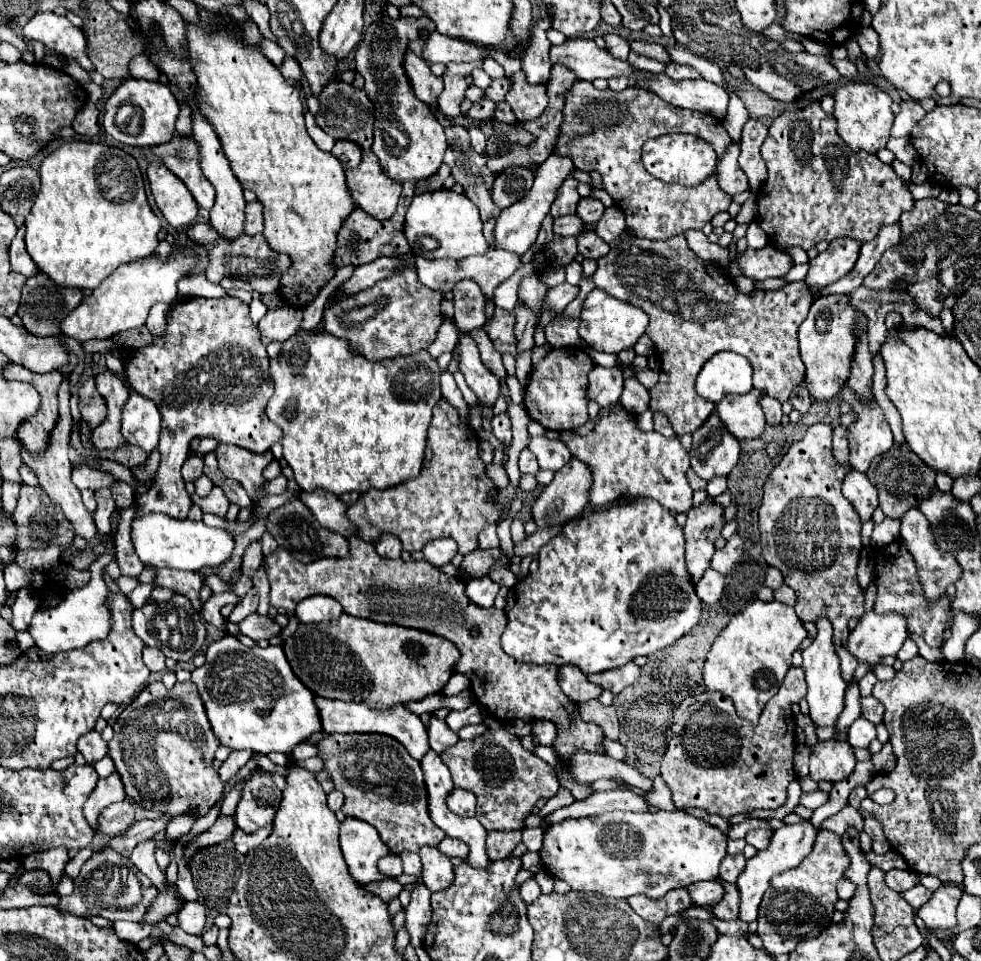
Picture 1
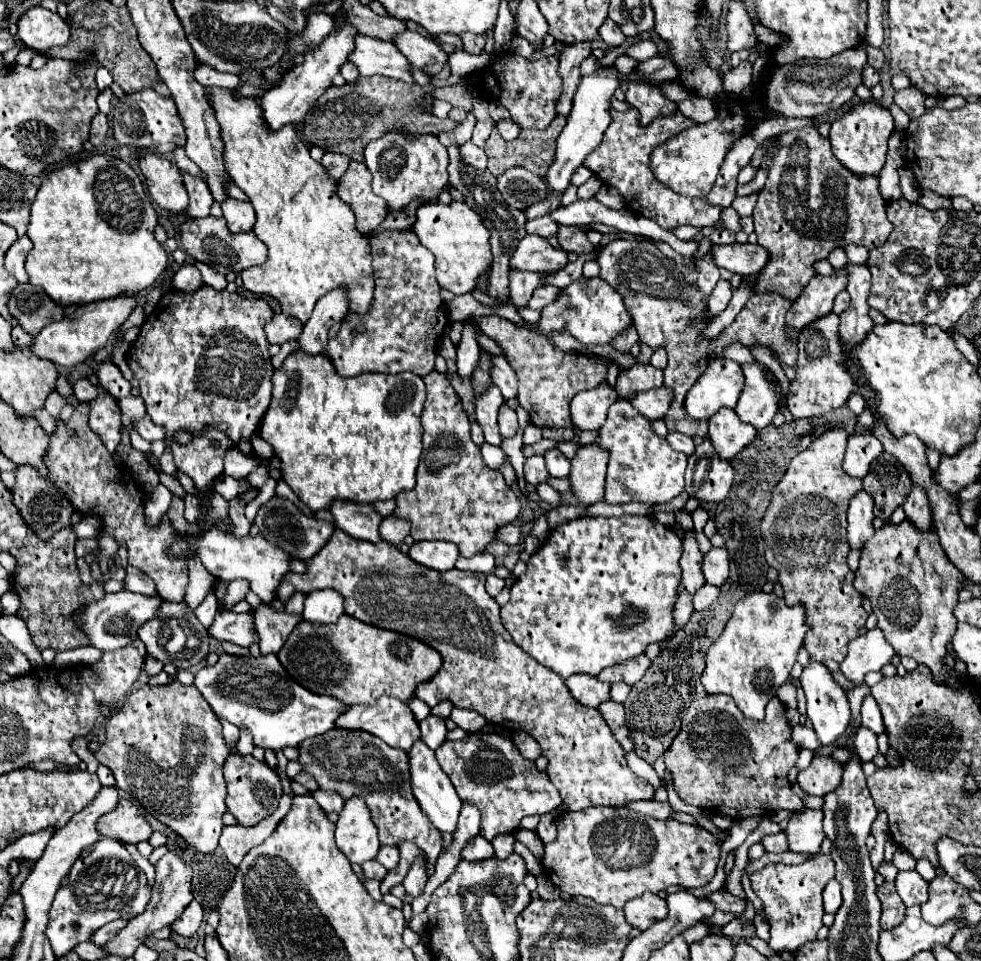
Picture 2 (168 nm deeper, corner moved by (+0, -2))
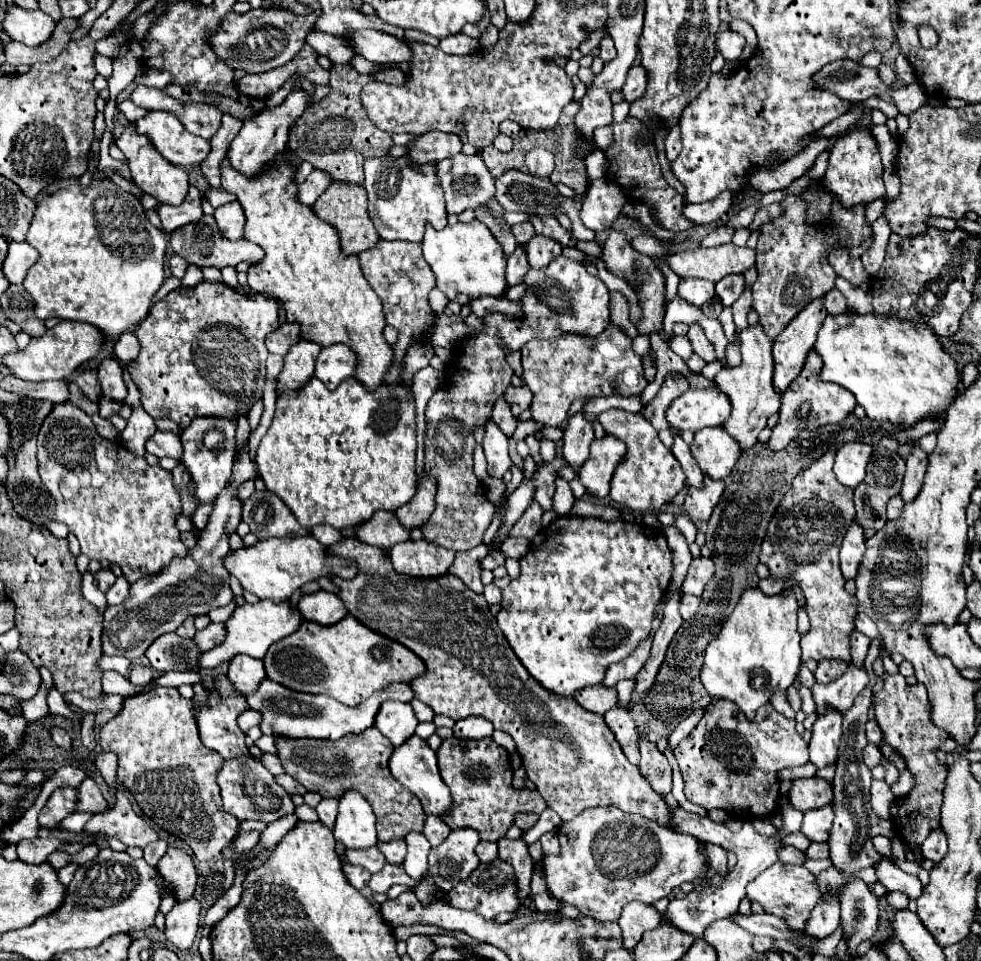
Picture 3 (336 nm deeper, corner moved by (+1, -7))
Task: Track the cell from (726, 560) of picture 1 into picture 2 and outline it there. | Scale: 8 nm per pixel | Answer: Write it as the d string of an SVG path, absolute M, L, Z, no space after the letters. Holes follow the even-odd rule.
M711 548L705 554L705 562L703 562L703 570L705 570L705 578L709 584L715 586L723 586L723 582L727 580L729 574L729 552L727 548Z

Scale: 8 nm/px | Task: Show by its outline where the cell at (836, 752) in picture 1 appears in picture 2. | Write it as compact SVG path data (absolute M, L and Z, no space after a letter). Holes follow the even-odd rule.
M815 756L811 766L799 772L797 782L807 794L825 796L841 784L841 778L843 778L841 762L837 762L833 756Z

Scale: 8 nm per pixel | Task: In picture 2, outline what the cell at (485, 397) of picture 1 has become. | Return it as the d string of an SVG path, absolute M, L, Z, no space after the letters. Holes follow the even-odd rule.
M495 384L487 386L485 392L481 392L481 394L475 394L477 422L481 424L481 428L485 432L485 440L493 446L499 446L503 440L497 430L497 412L503 402L505 402L505 398L501 396L501 390L497 390Z

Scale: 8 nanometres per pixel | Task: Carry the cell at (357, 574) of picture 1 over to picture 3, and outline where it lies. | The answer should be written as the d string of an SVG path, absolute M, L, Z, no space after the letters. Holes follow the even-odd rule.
M354 537L342 539L340 543L332 545L330 551L340 557L352 557L358 561L356 579L332 579L340 587L340 599L348 607L350 615L354 615L372 631L402 643L424 661L426 671L410 683L416 699L430 705L438 715L446 715L454 721L466 719L470 715L482 715L494 725L494 729L512 735L528 779L534 781L546 805L556 811L562 821L572 821L588 807L614 805L626 813L638 813L646 819L652 819L662 827L670 825L672 815L664 797L650 787L636 765L628 763L604 717L584 711L574 699L564 699L552 695L552 691L544 691L544 687L540 687L540 683L528 675L524 665L520 665L482 595L476 595L450 573L436 579L408 579L406 575L396 575L396 571L390 567L390 559L382 549L366 545Z

